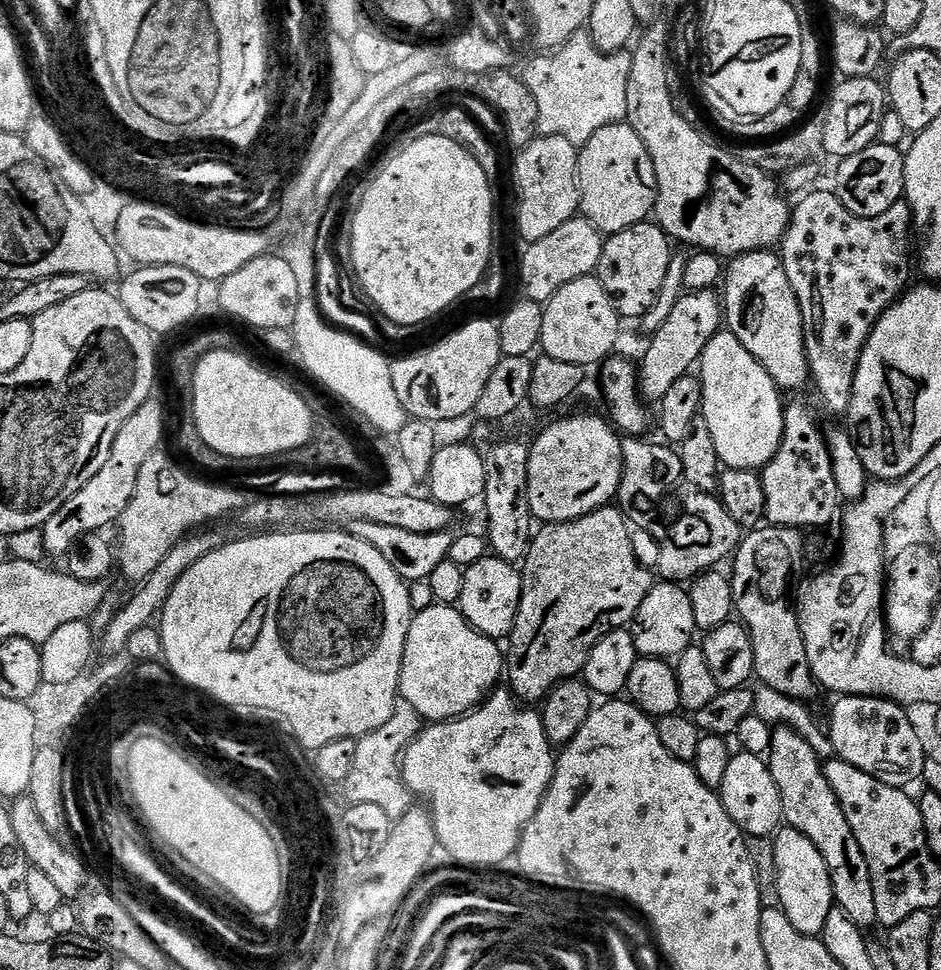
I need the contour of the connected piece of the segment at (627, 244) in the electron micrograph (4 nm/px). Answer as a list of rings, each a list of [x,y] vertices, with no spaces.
[[[655,222],[635,224],[621,232],[611,233],[605,239],[598,279],[609,298],[616,303],[616,310],[621,317],[639,318],[646,314],[646,310],[650,310],[650,306],[654,306],[662,290],[662,282],[666,282],[673,255],[673,241]]]

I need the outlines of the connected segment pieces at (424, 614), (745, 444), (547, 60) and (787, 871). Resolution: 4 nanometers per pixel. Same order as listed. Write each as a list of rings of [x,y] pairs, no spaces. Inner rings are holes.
[[[433,604],[413,615],[406,634],[399,699],[418,710],[421,721],[456,720],[477,707],[501,683],[506,656],[501,645],[469,624],[459,607]]]
[[[721,330],[702,350],[700,363],[698,365],[698,379],[702,390],[702,419],[706,426],[710,426],[710,434],[714,438],[714,450],[718,454],[721,465],[725,469],[737,468],[746,472],[756,472],[762,470],[772,461],[774,454],[782,446],[784,437],[784,409],[785,401],[780,401],[782,397],[781,389],[776,387],[774,378],[766,374],[762,362],[738,342],[738,338],[733,332]]]
[[[587,34],[571,36],[551,54],[540,54],[522,72],[525,86],[538,102],[537,133],[541,136],[561,136],[566,142],[582,146],[611,124],[627,117],[626,86],[630,82],[632,57],[627,51],[599,52]]]
[[[781,827],[774,836],[774,858],[776,859],[776,889],[780,899],[779,908],[794,922],[799,932],[807,936],[819,937],[826,926],[826,918],[830,918],[830,910],[834,907],[832,899],[832,883],[830,882],[830,870],[826,866],[826,858],[818,852],[818,846],[806,838],[796,828]]]

